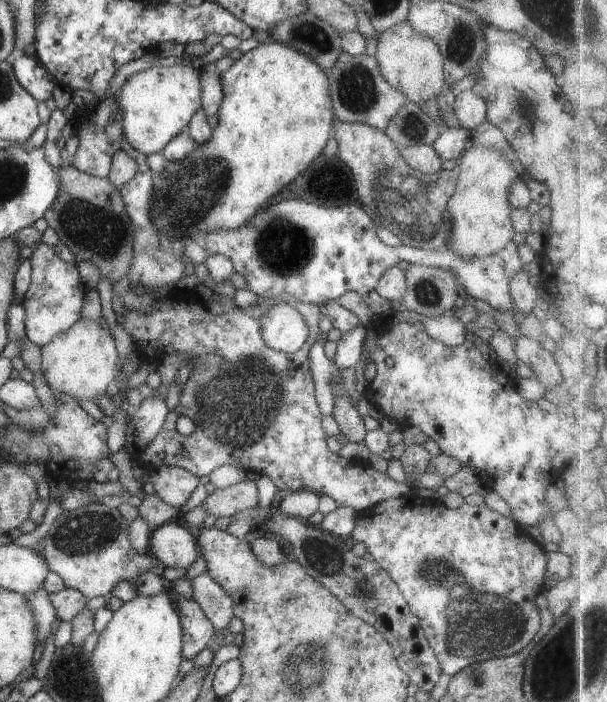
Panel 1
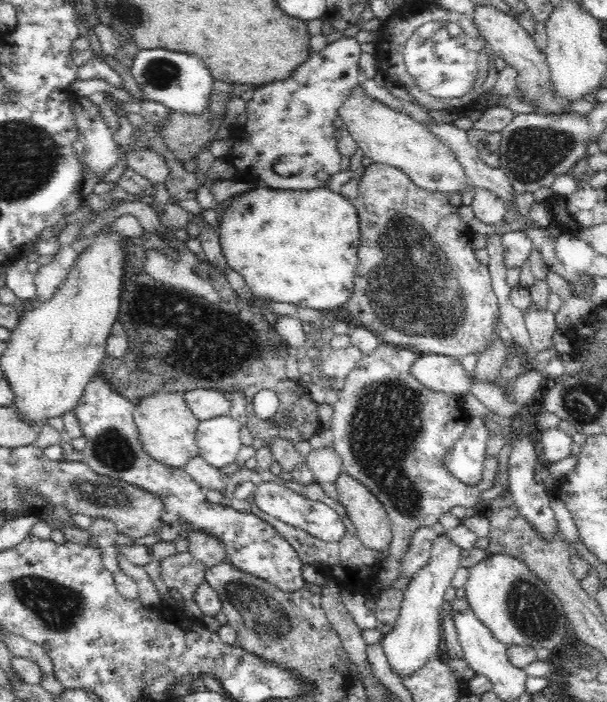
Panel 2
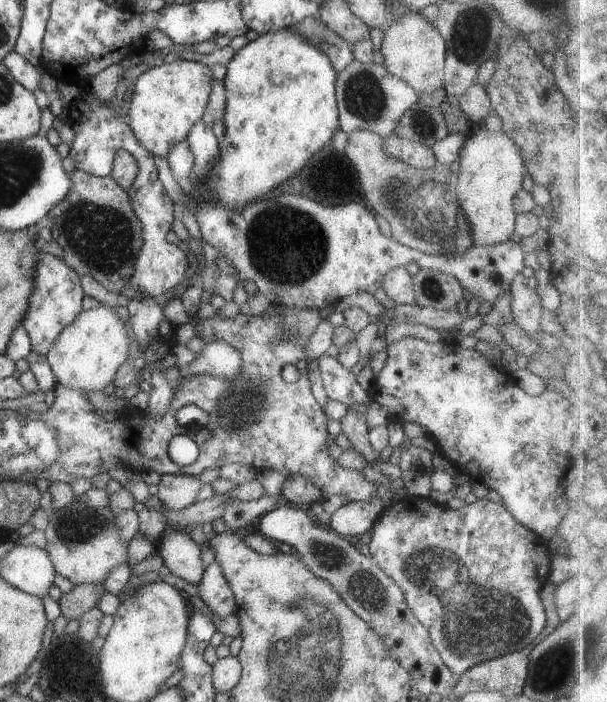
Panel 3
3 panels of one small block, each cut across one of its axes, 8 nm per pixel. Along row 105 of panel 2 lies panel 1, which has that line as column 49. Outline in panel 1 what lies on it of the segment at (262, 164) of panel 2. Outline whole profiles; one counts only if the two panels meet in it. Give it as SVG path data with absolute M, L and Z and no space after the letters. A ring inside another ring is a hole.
M39 243L30 257L33 269L32 282L24 298L20 298L19 304L26 313L27 340L42 349L58 334L66 332L81 320L86 288L80 281L76 264L62 261L55 248Z

